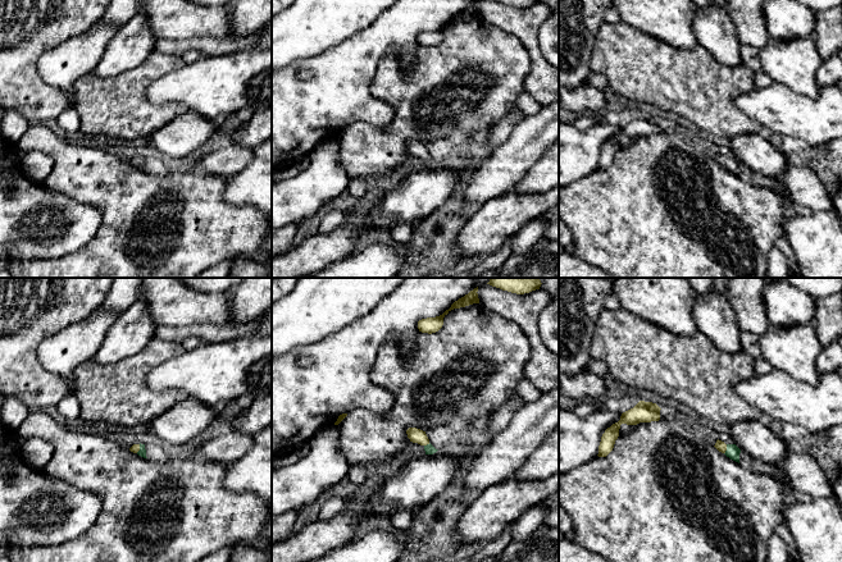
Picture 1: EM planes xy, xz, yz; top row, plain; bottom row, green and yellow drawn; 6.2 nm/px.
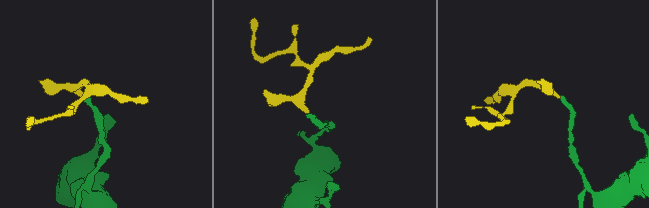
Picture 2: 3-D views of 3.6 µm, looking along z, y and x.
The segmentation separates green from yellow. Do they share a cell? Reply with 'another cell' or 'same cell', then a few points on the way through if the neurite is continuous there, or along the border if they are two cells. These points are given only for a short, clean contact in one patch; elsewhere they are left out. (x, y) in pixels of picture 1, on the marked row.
same cell; way yz (732, 451), (727, 449), (720, 446)

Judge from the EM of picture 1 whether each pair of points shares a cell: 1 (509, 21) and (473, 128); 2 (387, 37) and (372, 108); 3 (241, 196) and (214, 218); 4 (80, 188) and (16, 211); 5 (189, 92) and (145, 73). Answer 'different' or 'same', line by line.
1: different
2: same
3: different
4: different
5: different

